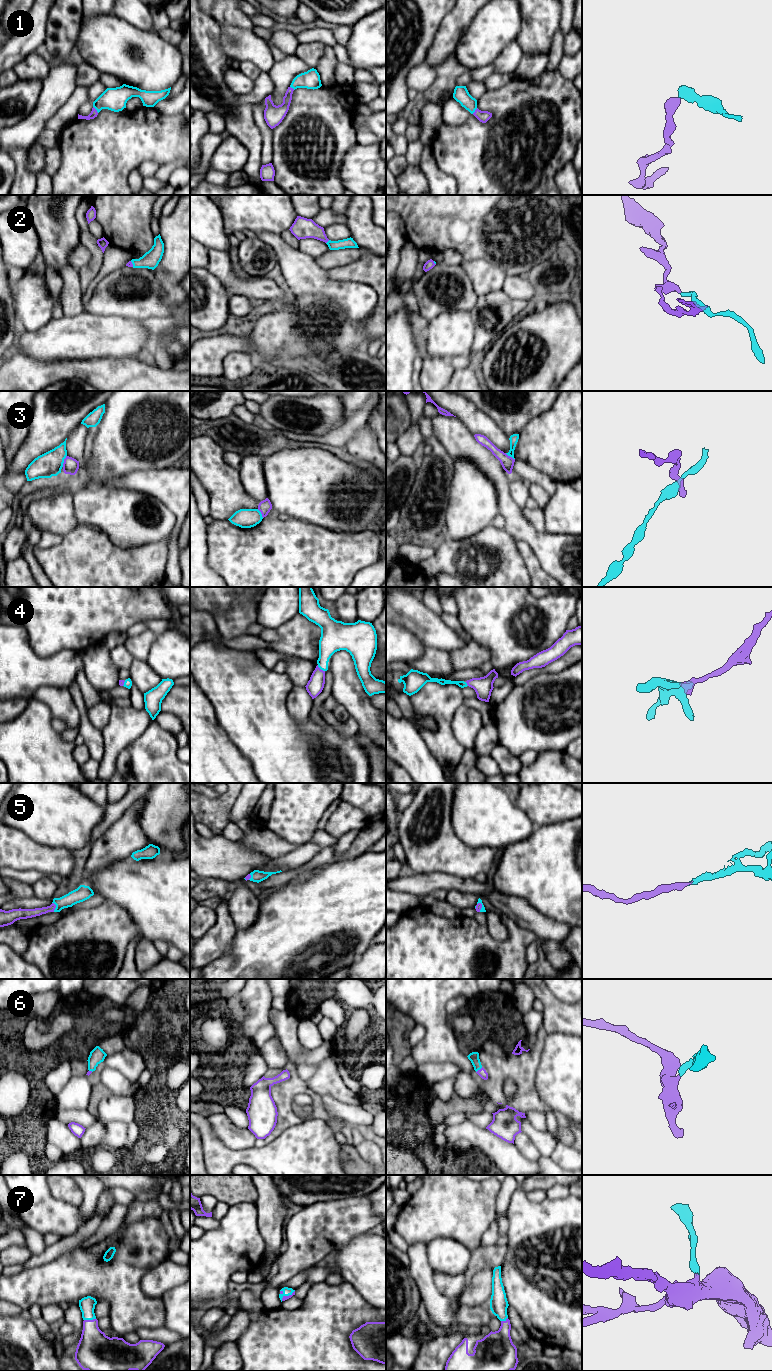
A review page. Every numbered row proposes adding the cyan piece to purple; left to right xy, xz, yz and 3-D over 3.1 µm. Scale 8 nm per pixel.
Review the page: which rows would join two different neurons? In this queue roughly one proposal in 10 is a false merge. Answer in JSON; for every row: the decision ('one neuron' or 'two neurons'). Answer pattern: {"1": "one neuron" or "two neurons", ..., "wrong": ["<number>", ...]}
{"1": "one neuron", "2": "one neuron", "3": "two neurons", "4": "one neuron", "5": "one neuron", "6": "one neuron", "7": "one neuron", "wrong": ["3"]}

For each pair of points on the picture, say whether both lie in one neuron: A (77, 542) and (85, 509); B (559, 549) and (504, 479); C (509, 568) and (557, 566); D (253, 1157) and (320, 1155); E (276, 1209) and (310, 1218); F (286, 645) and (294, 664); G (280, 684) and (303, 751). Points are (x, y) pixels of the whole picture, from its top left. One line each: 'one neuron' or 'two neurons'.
A: two neurons
B: one neuron
C: two neurons
D: one neuron
E: two neurons
F: two neurons
G: one neuron

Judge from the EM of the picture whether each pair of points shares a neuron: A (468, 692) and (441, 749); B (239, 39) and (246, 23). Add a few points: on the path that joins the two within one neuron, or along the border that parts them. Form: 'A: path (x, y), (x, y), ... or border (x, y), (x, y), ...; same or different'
A: border (461, 688), (464, 697); different
B: border (221, 24), (232, 24), (252, 30); different

